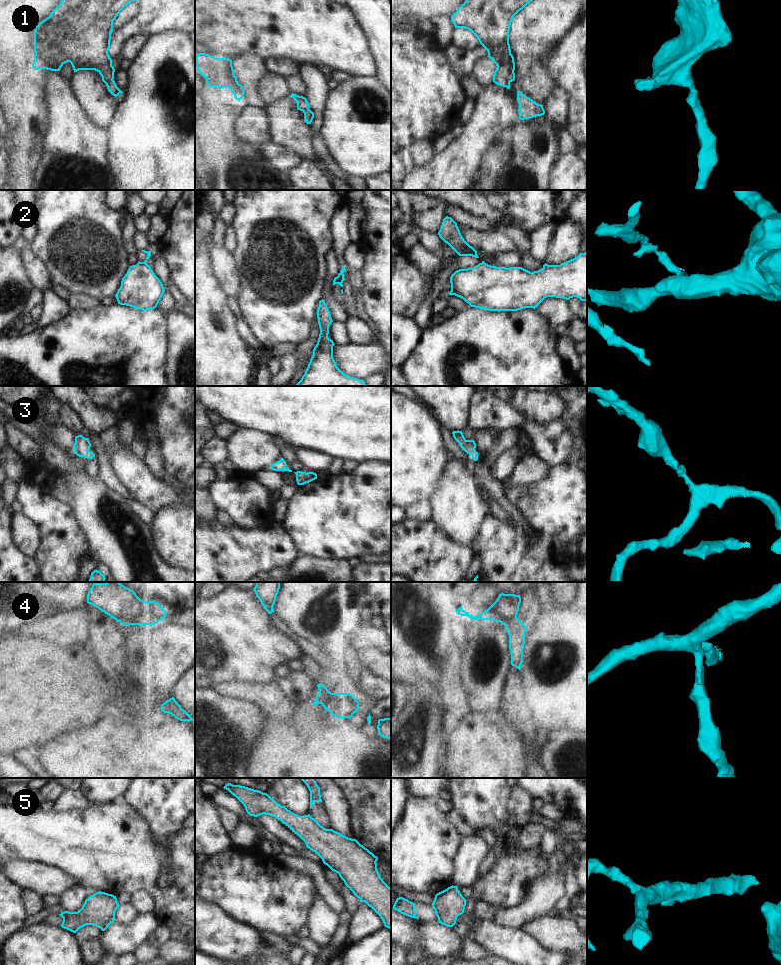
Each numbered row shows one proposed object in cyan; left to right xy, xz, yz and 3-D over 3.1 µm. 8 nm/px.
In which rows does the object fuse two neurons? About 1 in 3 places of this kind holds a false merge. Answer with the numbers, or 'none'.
2, 4, 5

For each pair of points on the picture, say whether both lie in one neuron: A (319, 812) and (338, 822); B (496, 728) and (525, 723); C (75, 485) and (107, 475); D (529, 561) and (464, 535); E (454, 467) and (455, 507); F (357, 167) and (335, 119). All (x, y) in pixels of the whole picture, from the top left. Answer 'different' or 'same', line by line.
A: different
B: different
C: different
D: different
E: same
F: same

